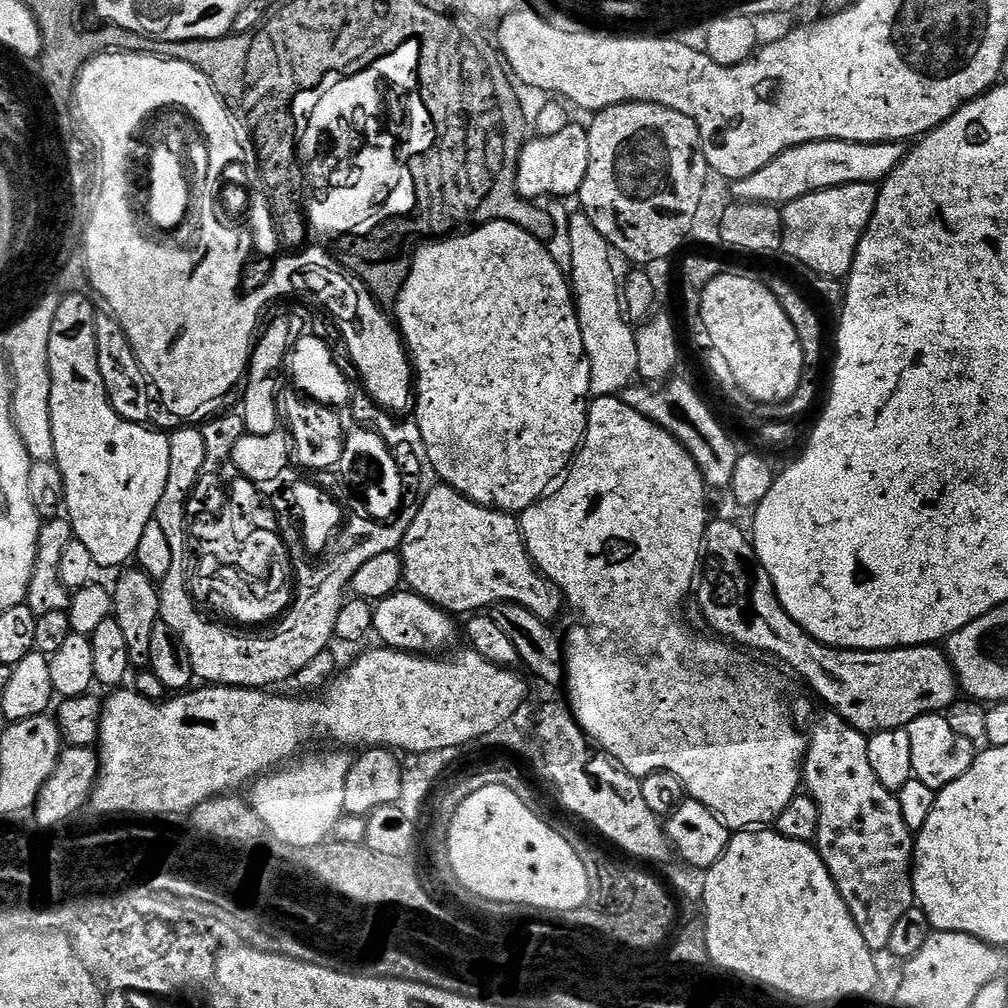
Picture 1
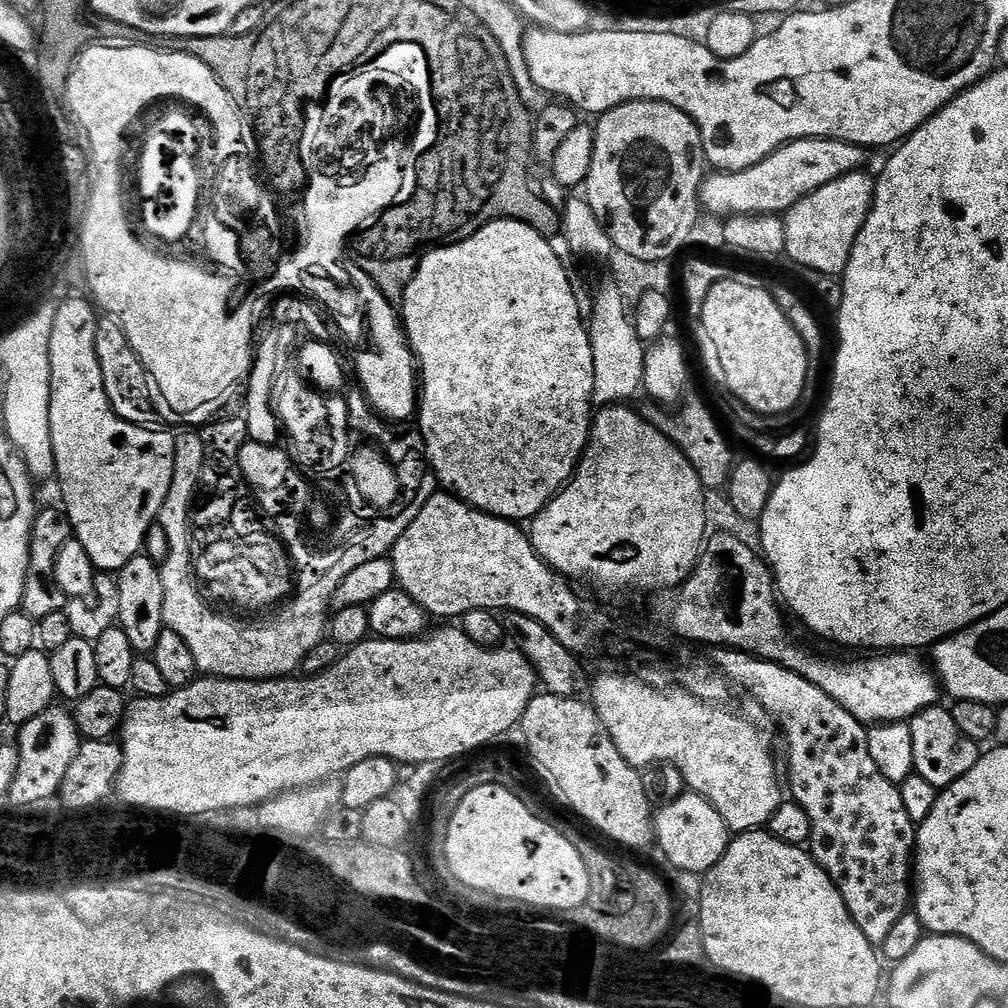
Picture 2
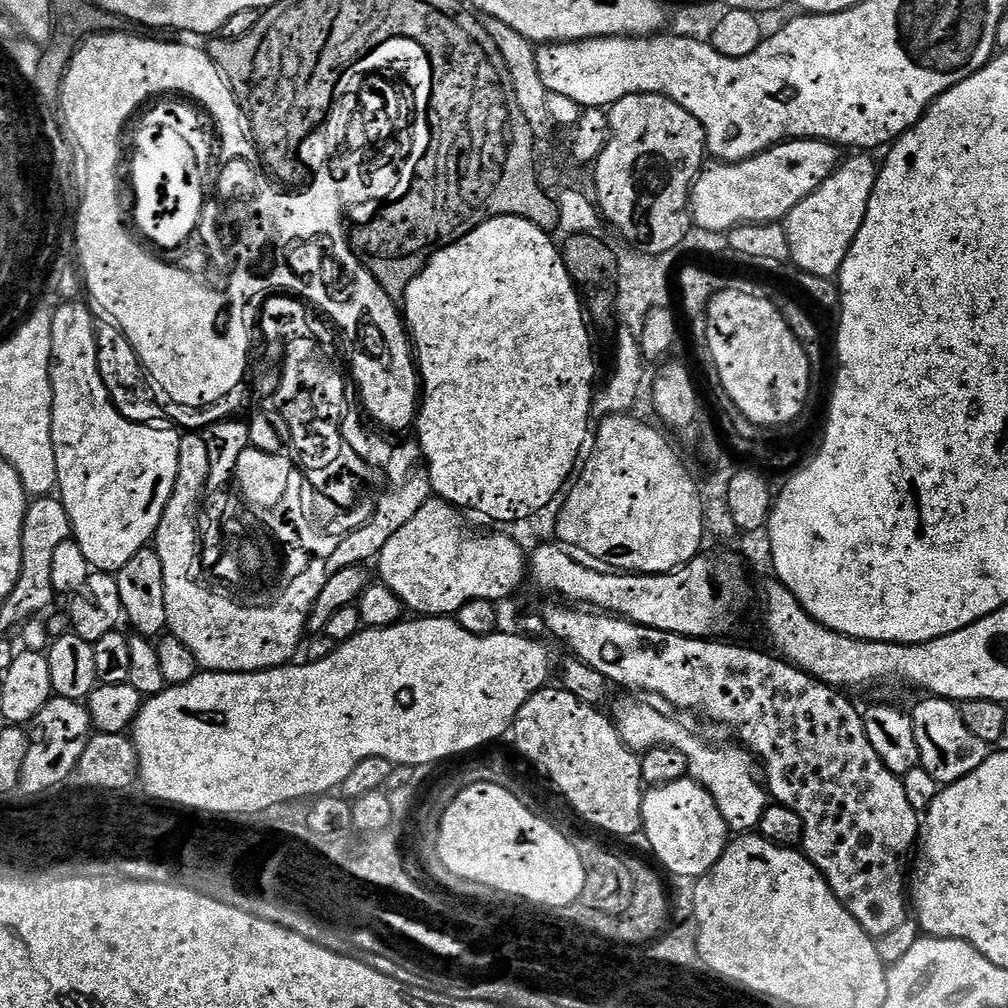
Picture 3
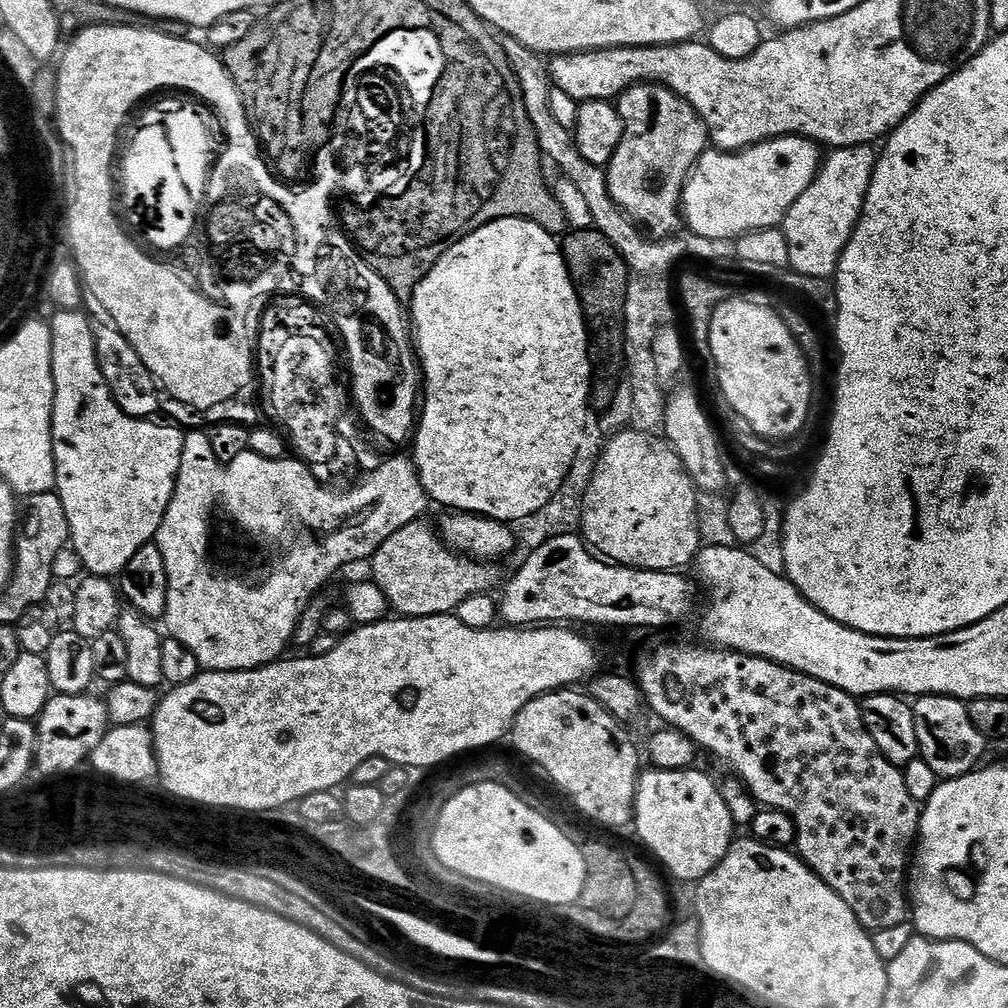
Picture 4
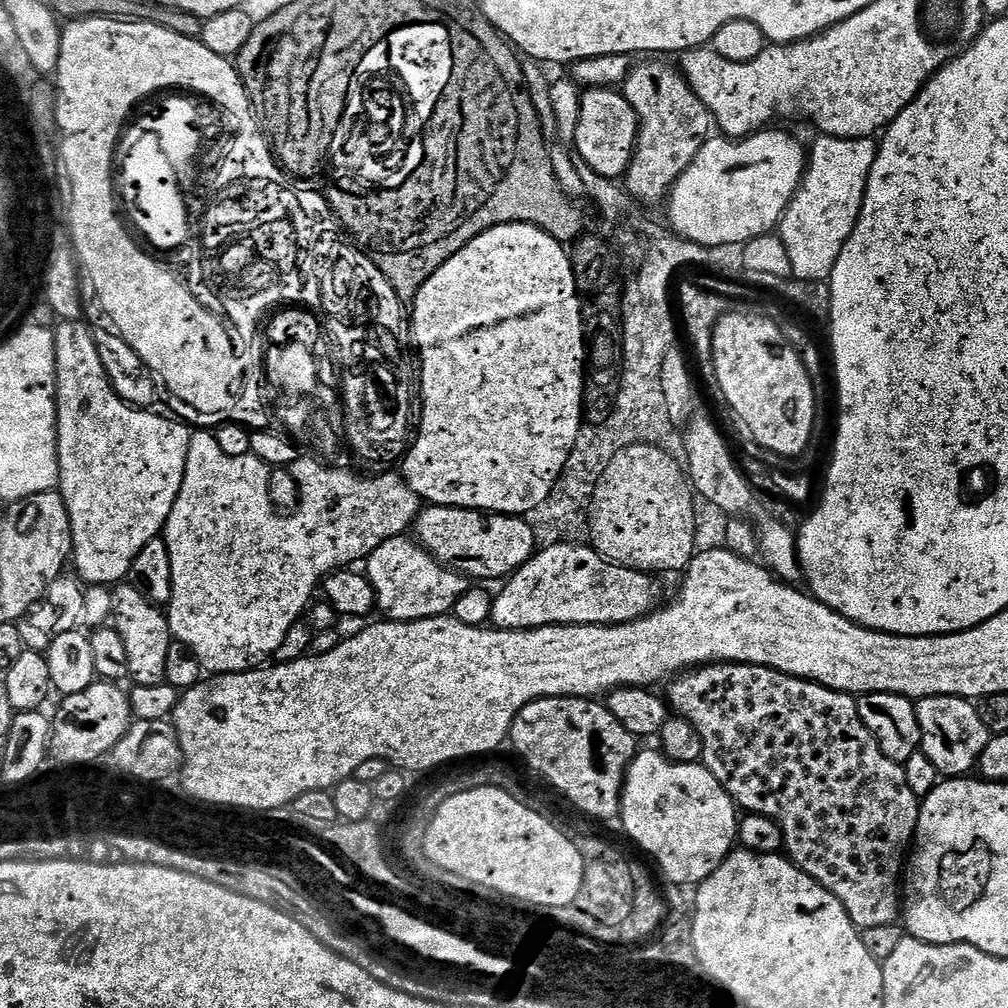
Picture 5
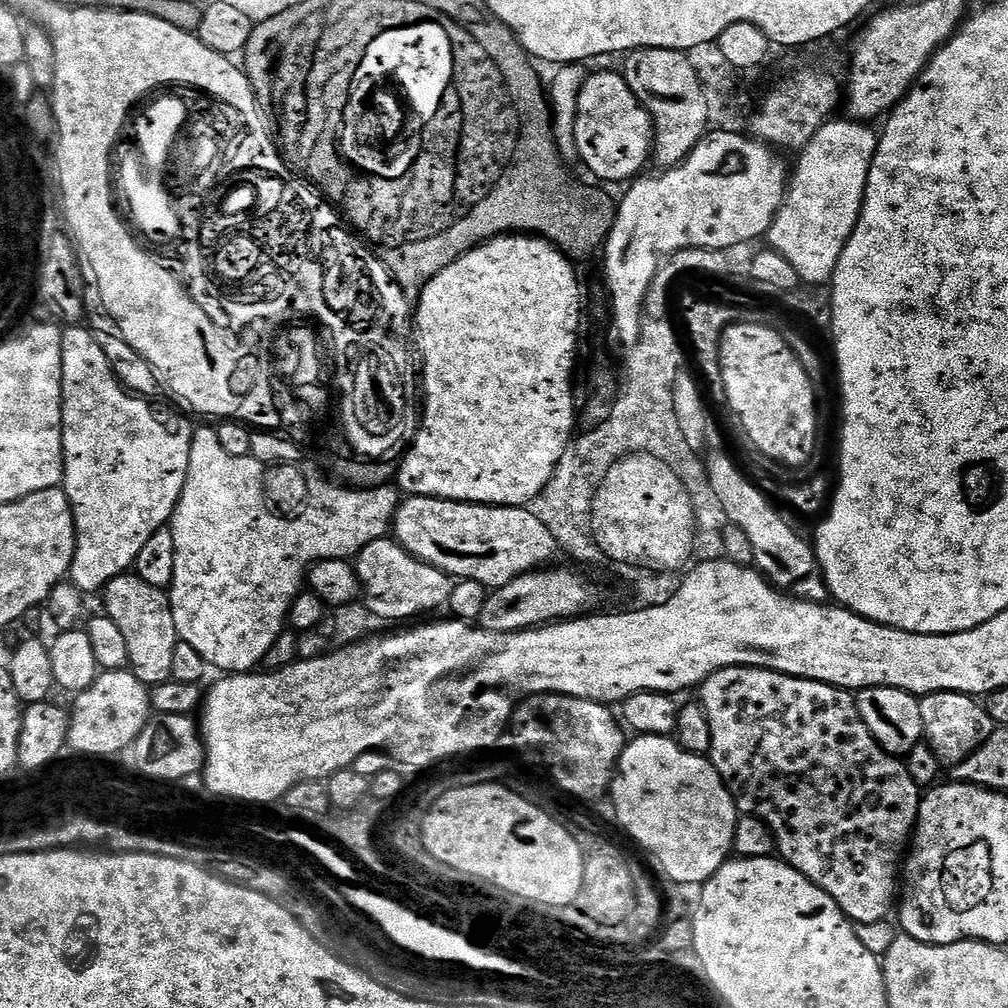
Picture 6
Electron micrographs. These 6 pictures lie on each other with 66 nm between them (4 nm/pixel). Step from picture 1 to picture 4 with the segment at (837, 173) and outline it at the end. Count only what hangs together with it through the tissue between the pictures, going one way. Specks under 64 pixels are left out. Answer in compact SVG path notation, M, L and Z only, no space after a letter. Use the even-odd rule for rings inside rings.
M779 136L740 152L704 152L684 184L682 220L687 231L702 238L734 242L747 232L781 227L790 206L806 194L820 173L819 150L803 136Z

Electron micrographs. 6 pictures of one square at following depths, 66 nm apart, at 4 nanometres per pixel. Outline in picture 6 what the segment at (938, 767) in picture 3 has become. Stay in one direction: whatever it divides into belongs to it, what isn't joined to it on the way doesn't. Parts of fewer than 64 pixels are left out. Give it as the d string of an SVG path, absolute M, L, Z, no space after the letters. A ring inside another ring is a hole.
M935 692L929 696L919 697L922 710L924 740L934 750L941 765L955 766L970 758L978 746L990 738L994 727L990 714L986 714L983 703L977 697L967 696L961 692Z

